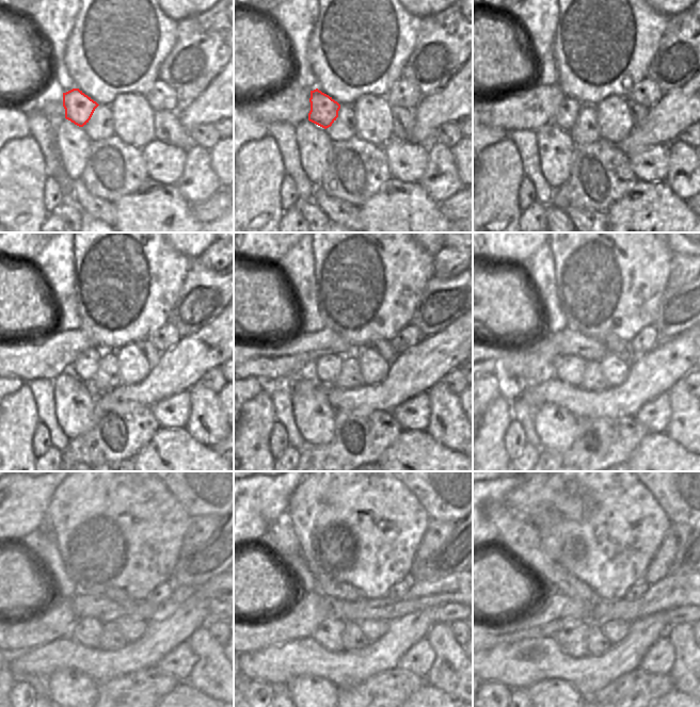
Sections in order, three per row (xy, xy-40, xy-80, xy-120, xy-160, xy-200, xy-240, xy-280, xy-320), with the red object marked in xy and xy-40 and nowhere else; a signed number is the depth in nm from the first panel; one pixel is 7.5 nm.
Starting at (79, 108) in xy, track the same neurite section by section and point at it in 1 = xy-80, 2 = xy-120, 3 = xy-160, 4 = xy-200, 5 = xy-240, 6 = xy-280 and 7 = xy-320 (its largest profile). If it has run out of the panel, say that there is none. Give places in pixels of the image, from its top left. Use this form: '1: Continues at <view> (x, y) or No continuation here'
1: Continues at xy-80 (569, 110)
2: Continues at xy-120 (85, 366)
3: Continues at xy-160 (327, 369)
4: Continues at xy-200 (569, 369)
5: Continues at xy-240 (88, 631)
6: Continues at xy-280 (329, 633)
7: Continues at xy-320 (571, 638)

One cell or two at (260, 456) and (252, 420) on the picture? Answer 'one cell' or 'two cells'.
one cell

